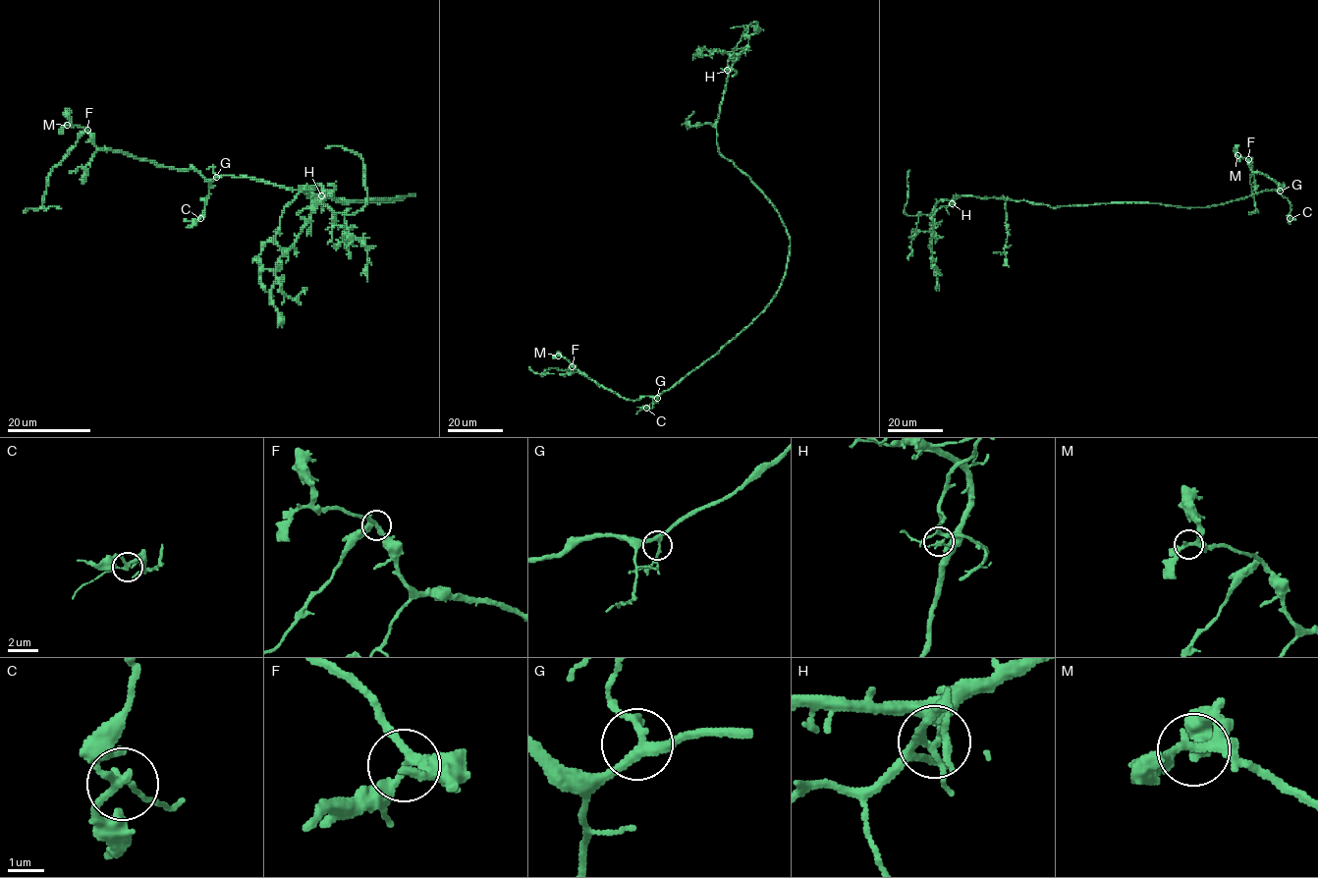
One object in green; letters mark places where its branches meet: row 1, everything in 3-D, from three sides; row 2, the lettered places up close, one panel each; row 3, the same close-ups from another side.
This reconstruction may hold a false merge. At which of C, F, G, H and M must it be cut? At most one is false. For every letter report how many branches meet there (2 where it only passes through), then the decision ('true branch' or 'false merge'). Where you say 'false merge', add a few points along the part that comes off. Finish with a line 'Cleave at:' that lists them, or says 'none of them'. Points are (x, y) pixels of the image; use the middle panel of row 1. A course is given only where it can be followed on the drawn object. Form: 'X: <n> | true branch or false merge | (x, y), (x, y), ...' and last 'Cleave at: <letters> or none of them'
C: 3 | true branch
F: 3 | true branch
G: 3 | true branch
H: 3 | false merge | (727, 70), (729, 57), (735, 50), (744, 47), (744, 50), (748, 37), (758, 27)
M: 3 | true branch
Cleave at: H

